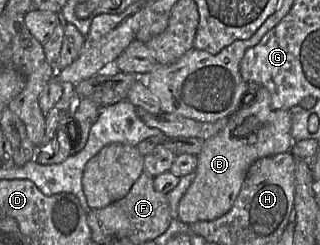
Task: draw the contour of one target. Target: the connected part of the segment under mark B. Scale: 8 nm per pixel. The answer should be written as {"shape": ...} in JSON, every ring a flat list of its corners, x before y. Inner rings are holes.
{"shape":[[265,87,257,90,252,104,241,107,229,116,227,125,215,136,204,140,198,154,196,177,178,204,178,219,186,224,213,221,232,208,249,167,256,160,289,152,294,143,291,136,291,110,274,110]]}

